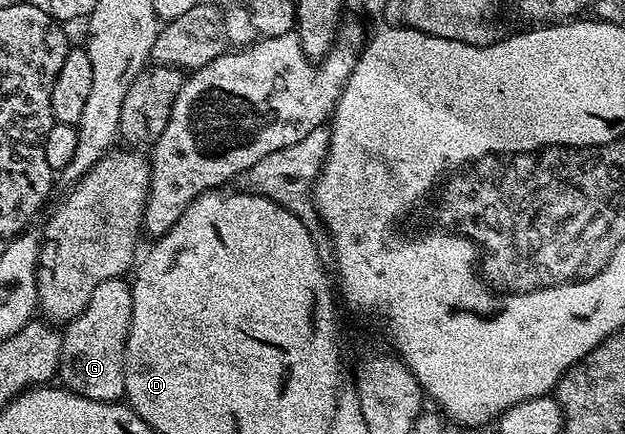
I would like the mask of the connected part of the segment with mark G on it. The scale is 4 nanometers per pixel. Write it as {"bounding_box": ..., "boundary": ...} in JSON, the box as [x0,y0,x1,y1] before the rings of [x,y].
{"bounding_box":[58,277,132,402],"boundary":[[[117,277],[104,279],[88,307],[65,326],[58,377],[65,388],[93,401],[121,402],[126,395],[124,387],[124,351],[132,323],[132,291],[129,280]]]}

